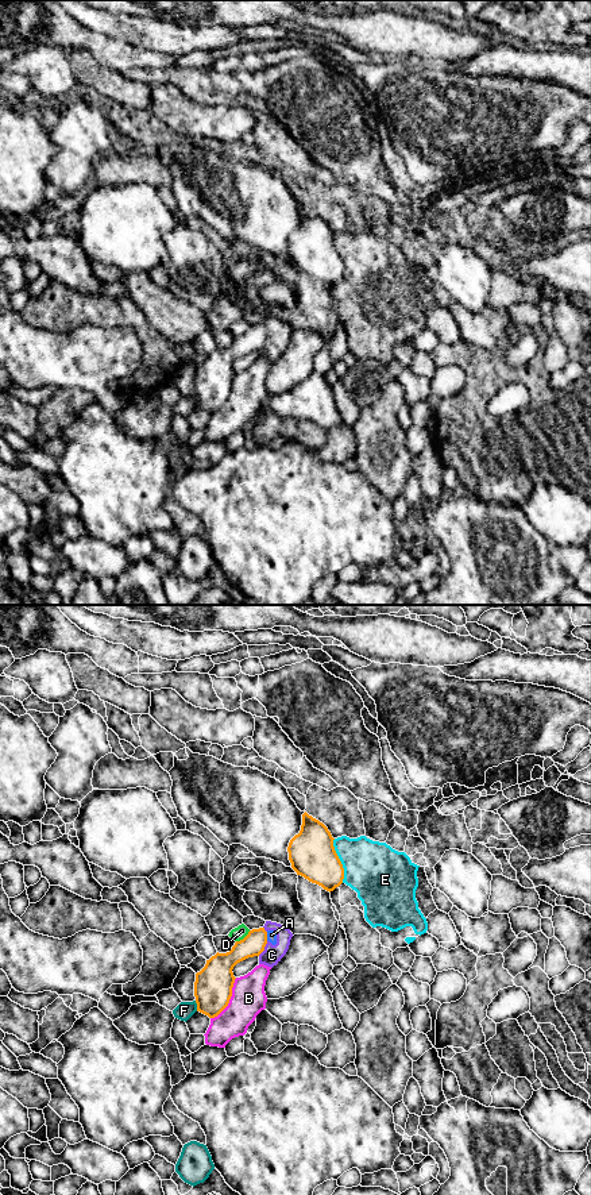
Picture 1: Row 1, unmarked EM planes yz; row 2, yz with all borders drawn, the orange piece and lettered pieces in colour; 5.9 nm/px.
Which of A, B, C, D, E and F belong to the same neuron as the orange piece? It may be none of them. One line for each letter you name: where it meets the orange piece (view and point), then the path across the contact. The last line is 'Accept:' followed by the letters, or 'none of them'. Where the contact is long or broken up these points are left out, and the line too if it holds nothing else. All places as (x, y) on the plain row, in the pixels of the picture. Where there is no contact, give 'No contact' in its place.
Accept: none of them

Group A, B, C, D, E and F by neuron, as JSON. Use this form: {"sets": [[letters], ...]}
{"sets": [["A", "C"], ["B"], ["D"], ["E"], ["F"]]}

